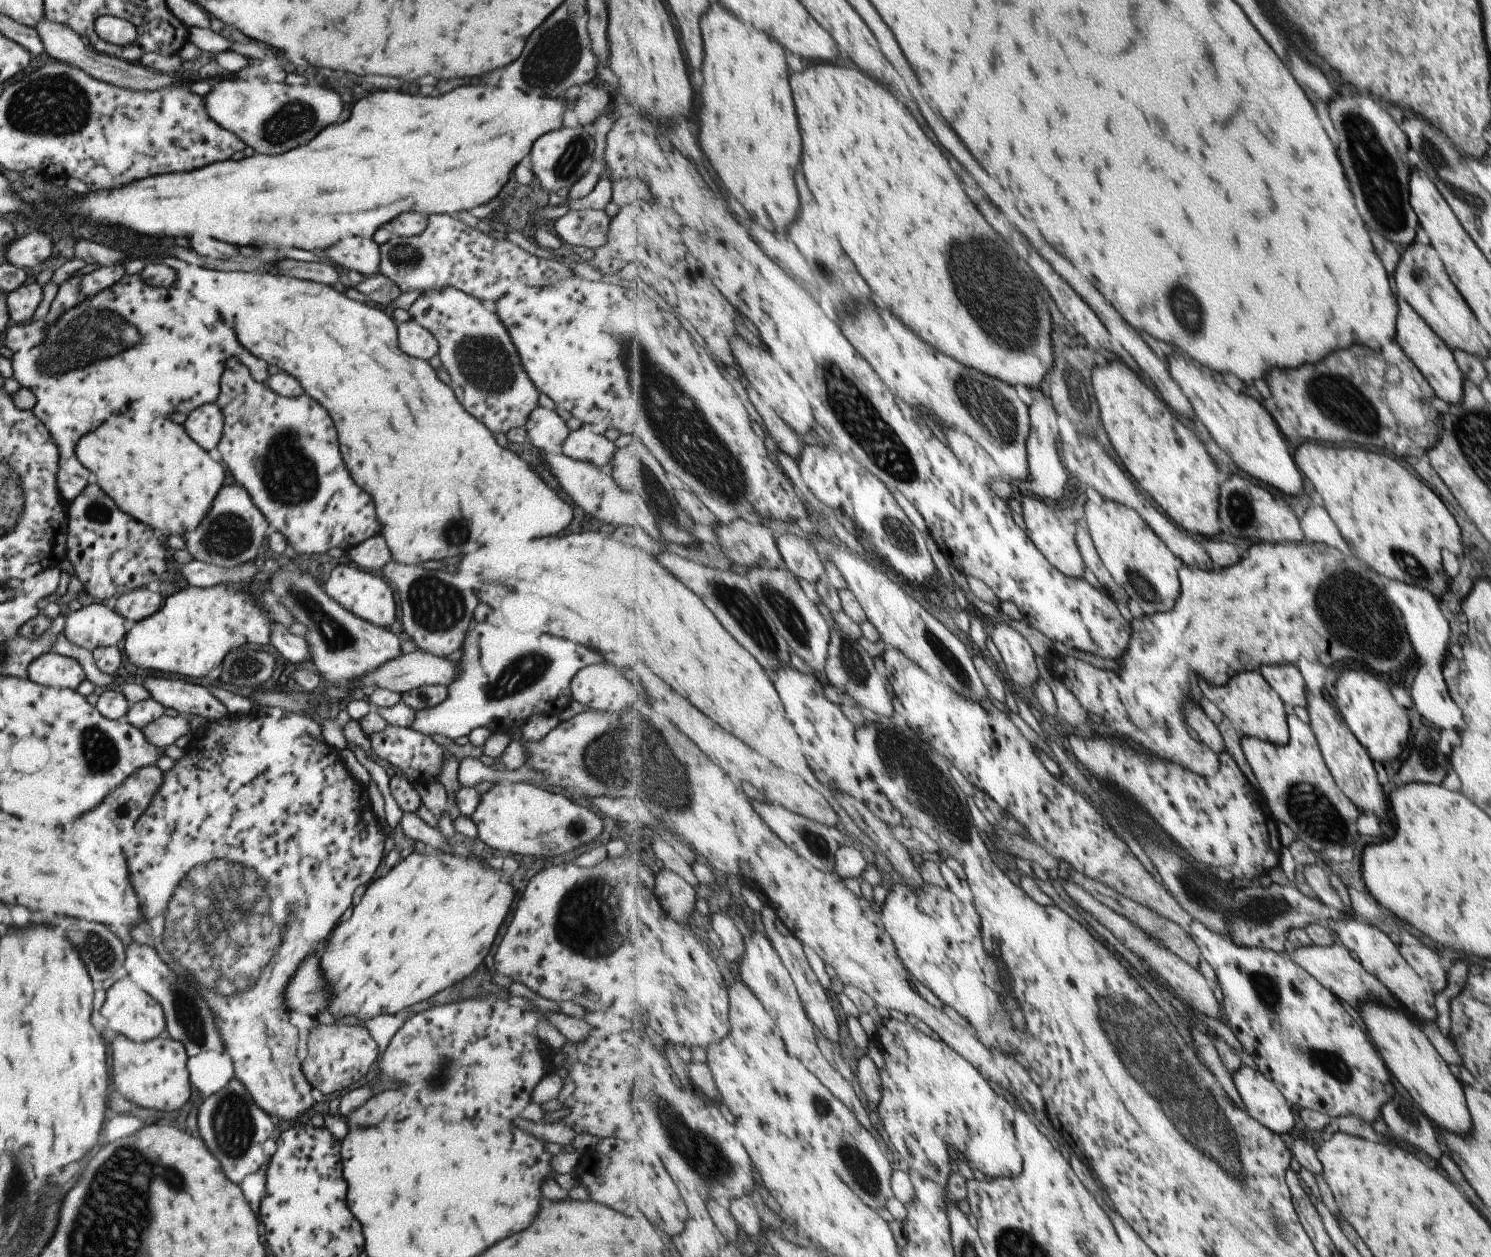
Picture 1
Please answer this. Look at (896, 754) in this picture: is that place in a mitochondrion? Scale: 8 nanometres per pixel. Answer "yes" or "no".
yes

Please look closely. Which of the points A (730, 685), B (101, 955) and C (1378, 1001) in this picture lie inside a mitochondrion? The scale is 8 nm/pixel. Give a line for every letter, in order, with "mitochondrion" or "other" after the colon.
A: other
B: mitochondrion
C: other

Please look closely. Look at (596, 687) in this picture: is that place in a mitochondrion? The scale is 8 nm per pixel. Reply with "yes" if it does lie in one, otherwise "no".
no

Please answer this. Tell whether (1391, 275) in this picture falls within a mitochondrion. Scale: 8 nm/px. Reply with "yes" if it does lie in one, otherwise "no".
no

